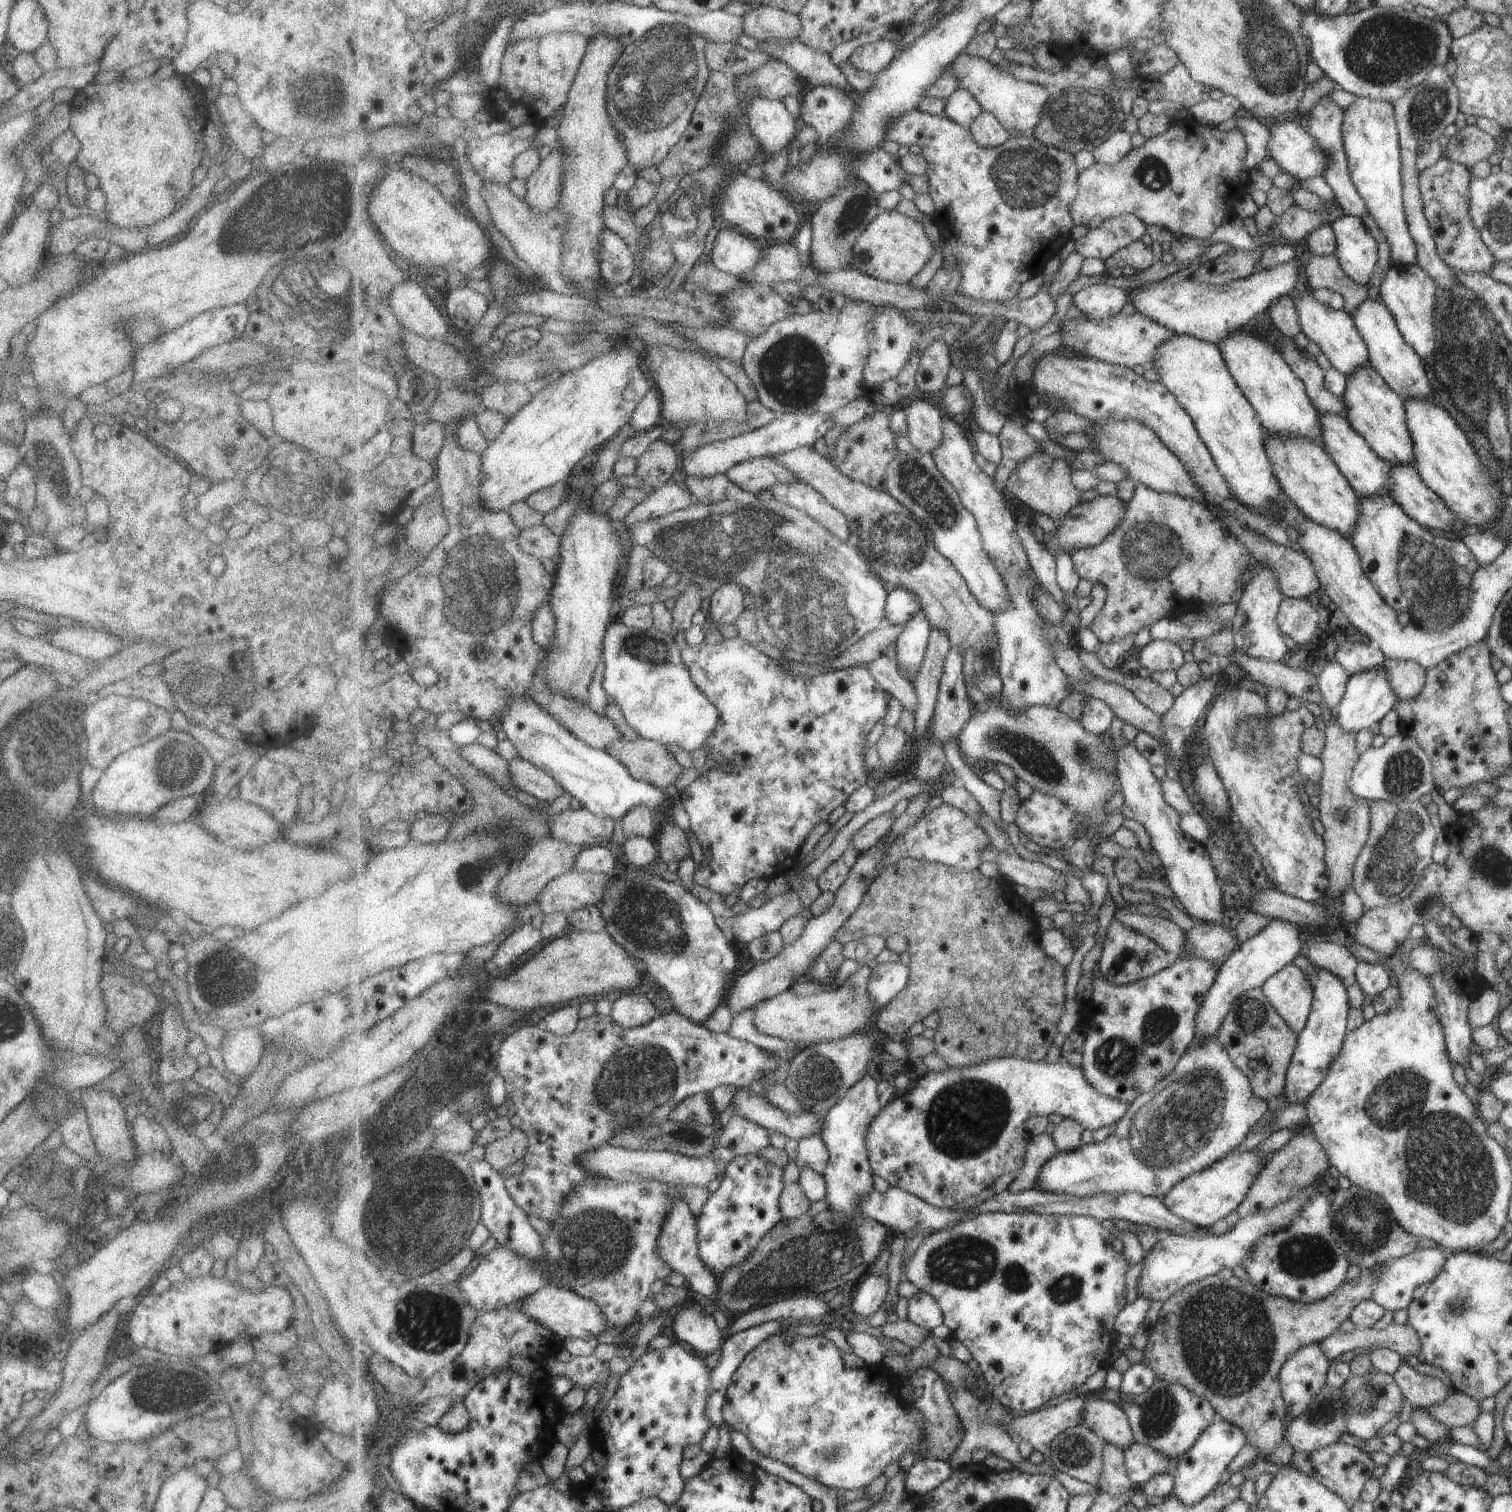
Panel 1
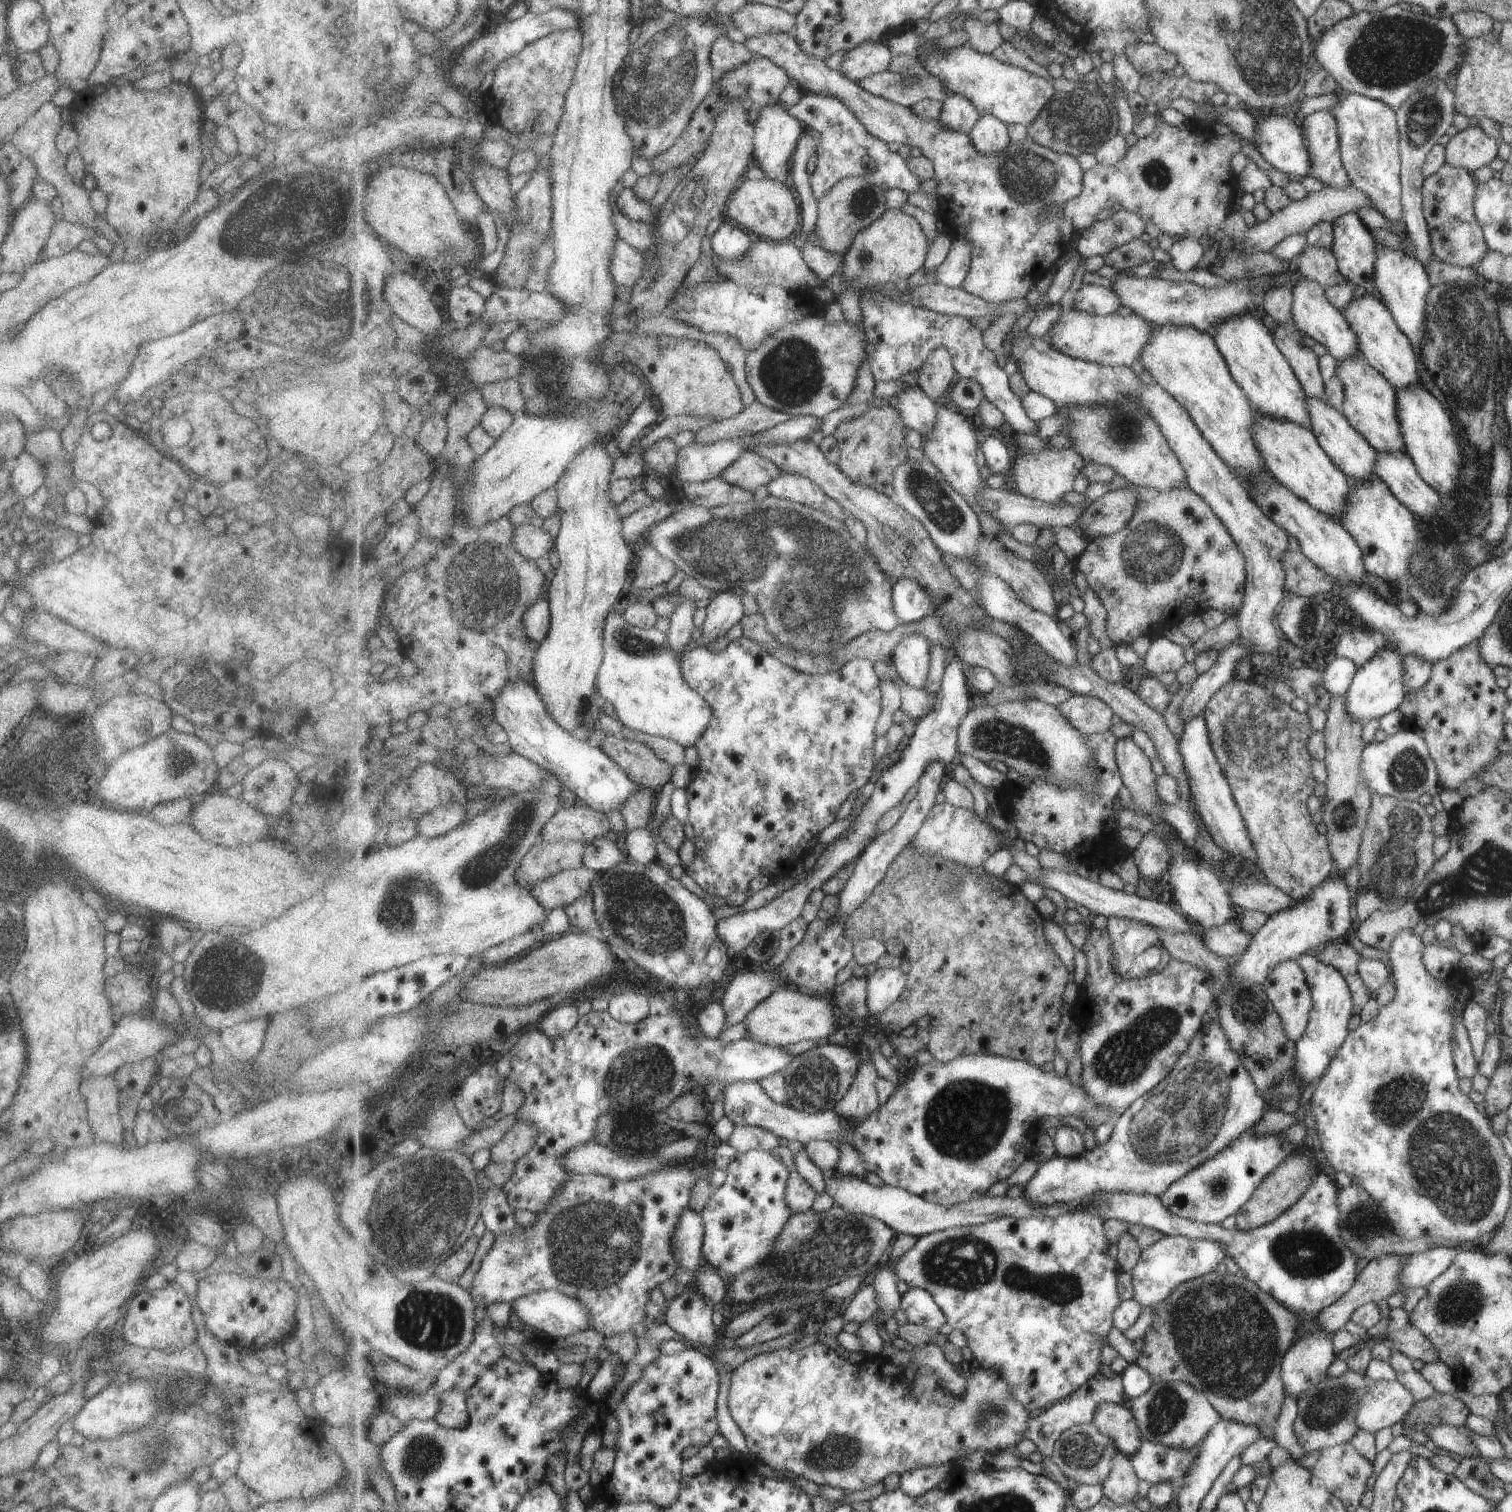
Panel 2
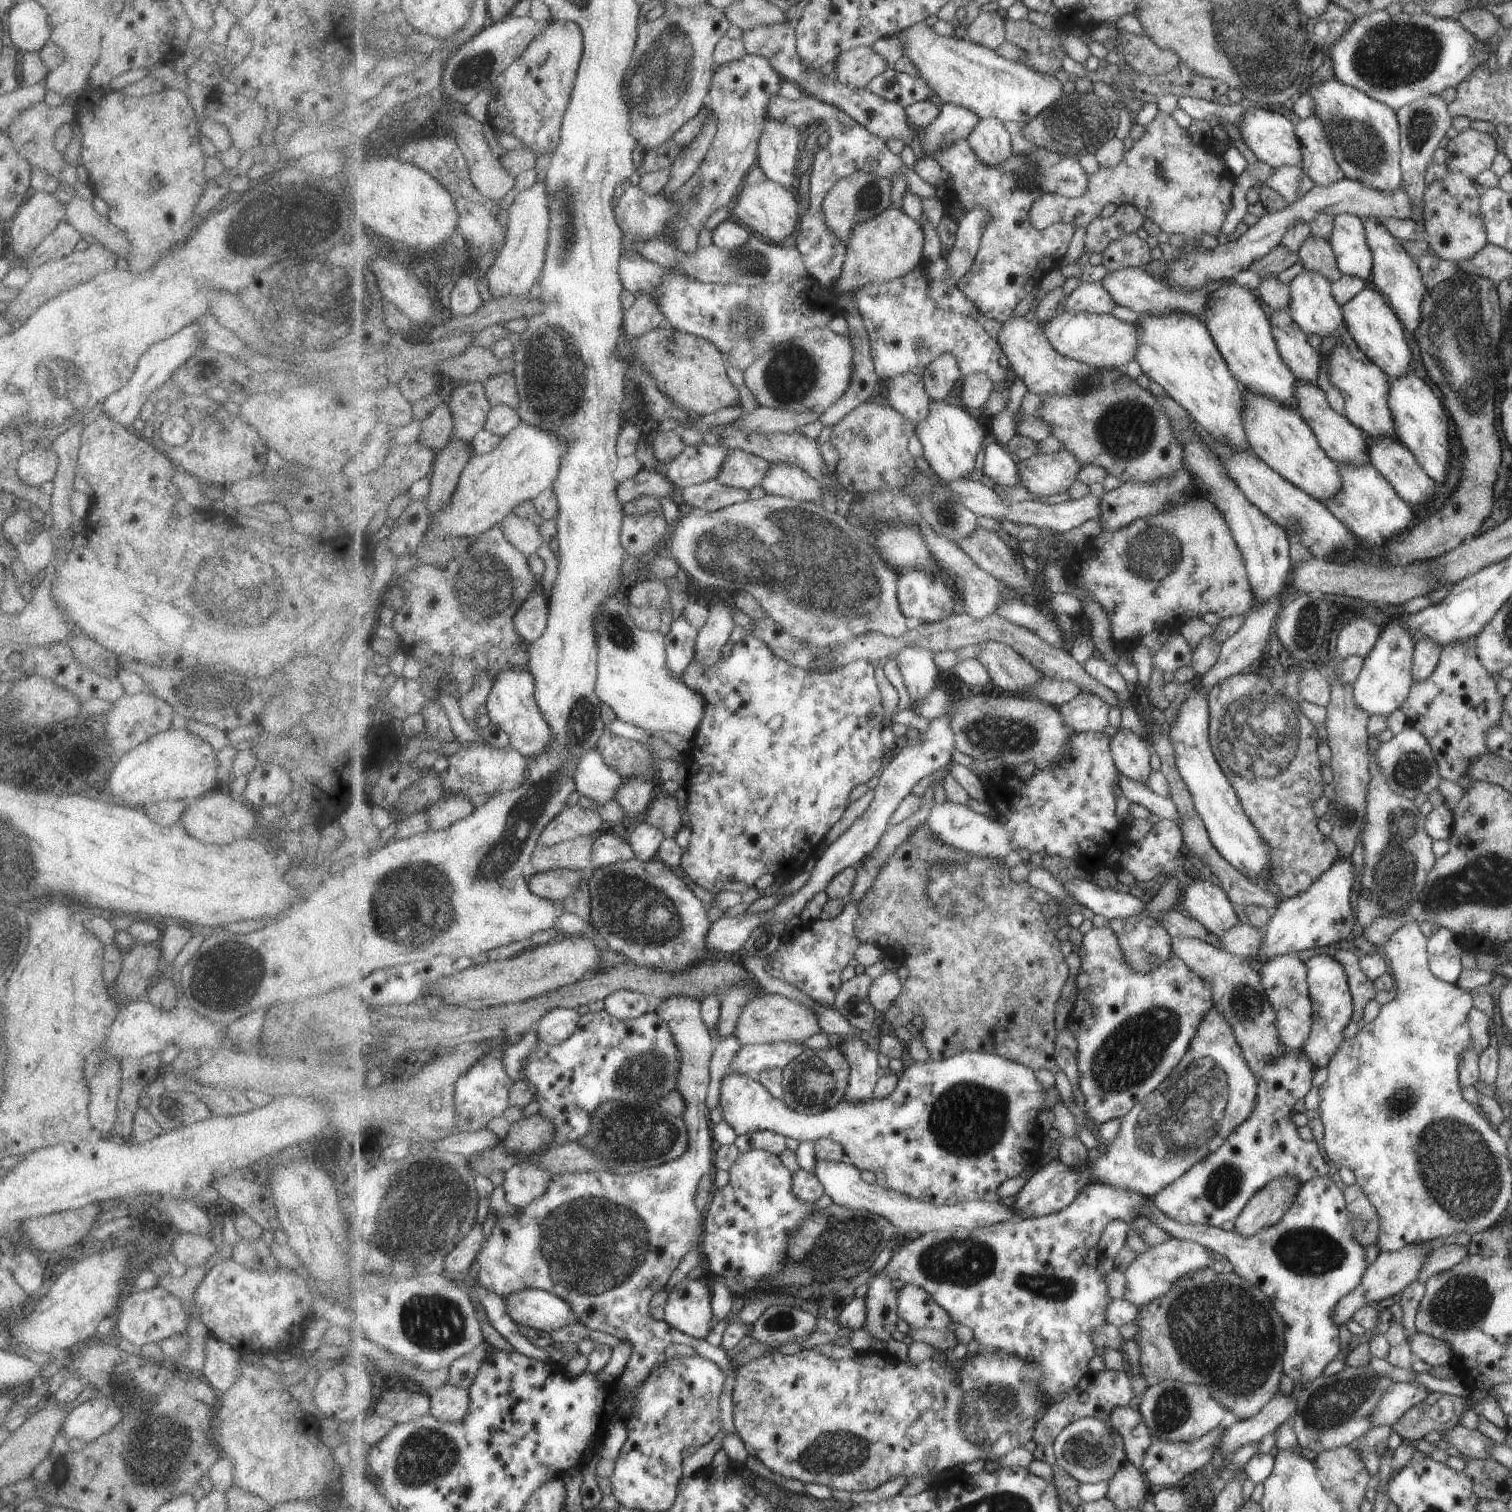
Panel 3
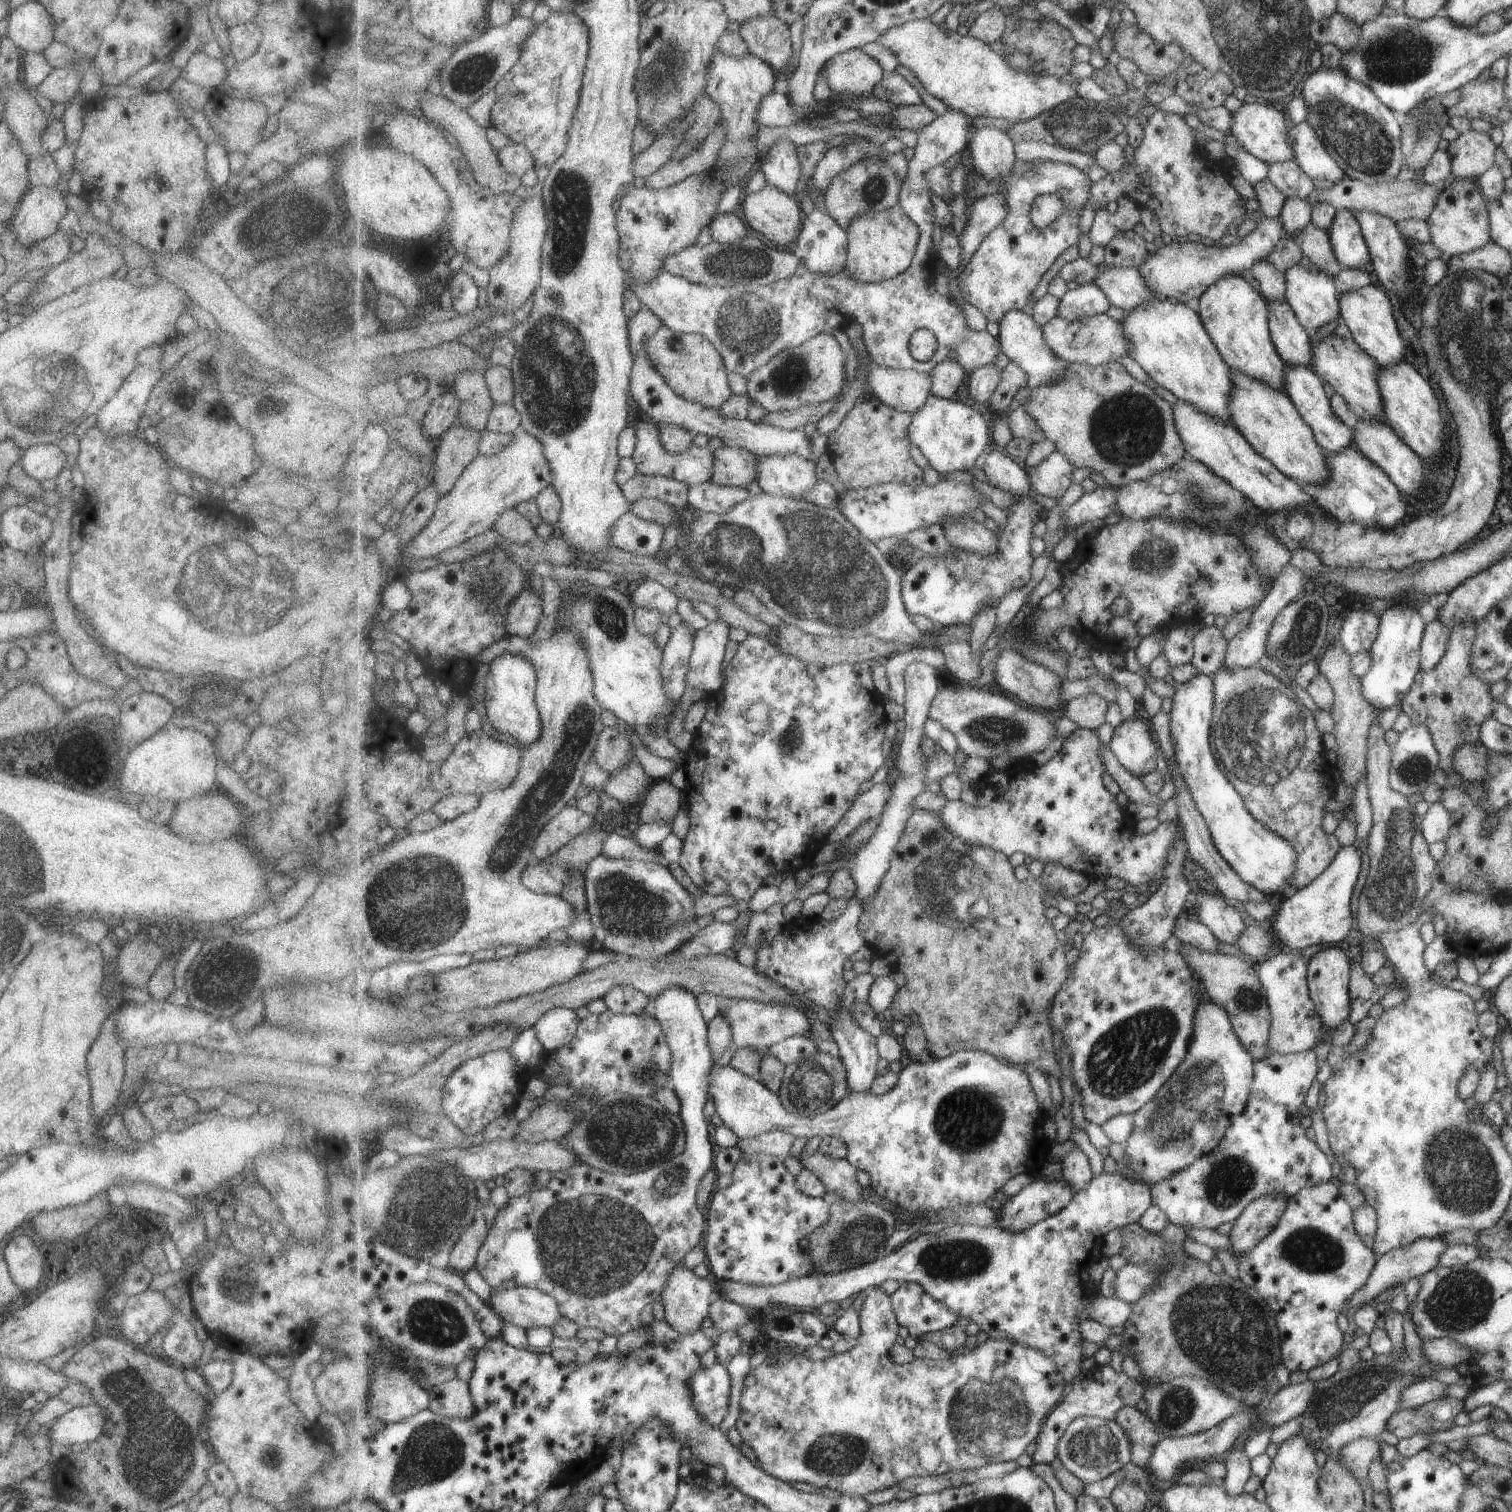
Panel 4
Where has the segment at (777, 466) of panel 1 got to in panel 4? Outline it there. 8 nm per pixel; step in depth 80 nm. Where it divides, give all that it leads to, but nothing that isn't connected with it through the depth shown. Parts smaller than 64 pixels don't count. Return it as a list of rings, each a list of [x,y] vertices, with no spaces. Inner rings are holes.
[[[725,445],[716,452],[711,481],[724,486],[747,487],[760,476],[761,458],[751,450]]]

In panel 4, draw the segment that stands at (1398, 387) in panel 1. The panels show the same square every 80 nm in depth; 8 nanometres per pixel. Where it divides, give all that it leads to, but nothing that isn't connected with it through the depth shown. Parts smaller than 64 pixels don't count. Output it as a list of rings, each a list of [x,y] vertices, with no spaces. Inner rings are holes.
[[[1366,285],[1362,288],[1340,293],[1340,311],[1353,338],[1375,361],[1378,367],[1388,366],[1404,359],[1404,342],[1394,320],[1392,304],[1380,286]]]

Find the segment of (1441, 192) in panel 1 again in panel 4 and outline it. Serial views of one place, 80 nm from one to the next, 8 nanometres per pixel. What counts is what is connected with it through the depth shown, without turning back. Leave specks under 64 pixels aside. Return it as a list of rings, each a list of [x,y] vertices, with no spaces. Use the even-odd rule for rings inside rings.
[[[1457,178],[1438,195],[1434,210],[1426,222],[1432,235],[1431,242],[1444,253],[1445,258],[1476,250],[1491,239],[1487,206],[1488,200],[1479,185],[1468,182],[1466,178]]]

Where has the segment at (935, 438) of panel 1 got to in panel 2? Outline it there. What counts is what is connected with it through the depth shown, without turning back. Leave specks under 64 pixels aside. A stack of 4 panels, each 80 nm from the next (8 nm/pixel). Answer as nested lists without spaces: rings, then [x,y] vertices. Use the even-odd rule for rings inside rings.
[[[920,385],[904,390],[895,405],[909,429],[916,430],[924,439],[934,432],[940,408]]]

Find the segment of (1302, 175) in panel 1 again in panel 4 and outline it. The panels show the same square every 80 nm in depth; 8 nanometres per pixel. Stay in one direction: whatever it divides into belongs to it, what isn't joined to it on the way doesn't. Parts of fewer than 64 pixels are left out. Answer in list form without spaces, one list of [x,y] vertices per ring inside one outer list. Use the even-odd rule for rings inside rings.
[[[1266,102],[1244,103],[1238,111],[1232,114],[1231,134],[1248,151],[1268,164],[1292,161],[1294,151],[1288,142],[1288,124],[1280,110]]]

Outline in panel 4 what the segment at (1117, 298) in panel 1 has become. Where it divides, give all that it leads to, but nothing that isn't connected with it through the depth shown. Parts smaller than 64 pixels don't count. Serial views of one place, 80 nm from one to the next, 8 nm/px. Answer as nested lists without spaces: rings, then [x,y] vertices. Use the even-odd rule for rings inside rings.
[[[1086,283],[1070,289],[1061,300],[1058,316],[1079,321],[1085,316],[1104,314],[1112,308],[1109,296],[1096,283]]]

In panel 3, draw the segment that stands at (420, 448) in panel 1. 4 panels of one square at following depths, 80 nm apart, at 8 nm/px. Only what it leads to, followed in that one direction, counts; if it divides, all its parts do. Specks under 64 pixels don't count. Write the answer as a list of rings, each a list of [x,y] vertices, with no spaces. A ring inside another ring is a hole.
[[[450,399],[423,420],[422,432],[418,440],[422,444],[441,452],[453,438],[456,419],[450,406]]]

